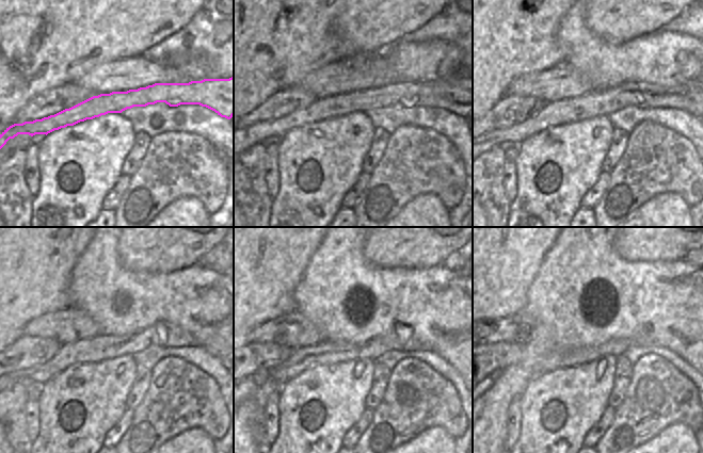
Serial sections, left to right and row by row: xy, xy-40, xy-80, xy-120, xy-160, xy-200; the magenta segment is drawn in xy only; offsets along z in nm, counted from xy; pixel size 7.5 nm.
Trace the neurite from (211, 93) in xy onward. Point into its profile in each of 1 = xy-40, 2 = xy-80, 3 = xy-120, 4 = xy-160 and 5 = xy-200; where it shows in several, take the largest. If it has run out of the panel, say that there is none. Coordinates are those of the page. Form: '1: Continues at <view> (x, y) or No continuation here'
1: Continues at xy-40 (450, 95)
2: Continues at xy-80 (639, 94)
3: Continues at xy-120 (161, 334)
4: Continues at xy-160 (401, 337)
5: Continues at xy-200 (573, 355).

